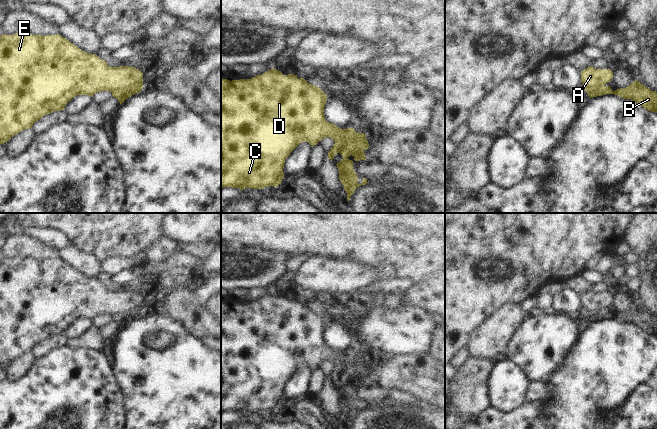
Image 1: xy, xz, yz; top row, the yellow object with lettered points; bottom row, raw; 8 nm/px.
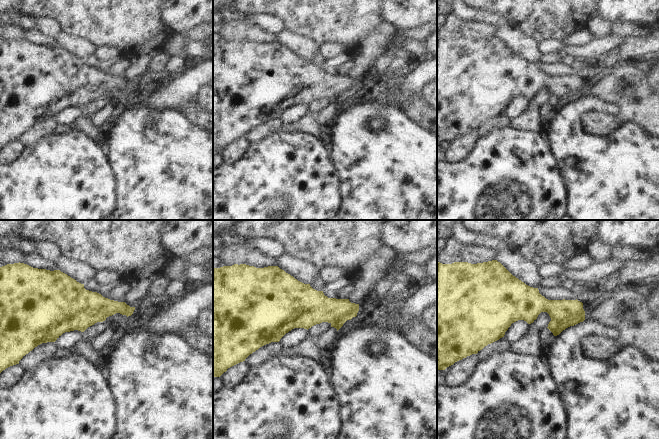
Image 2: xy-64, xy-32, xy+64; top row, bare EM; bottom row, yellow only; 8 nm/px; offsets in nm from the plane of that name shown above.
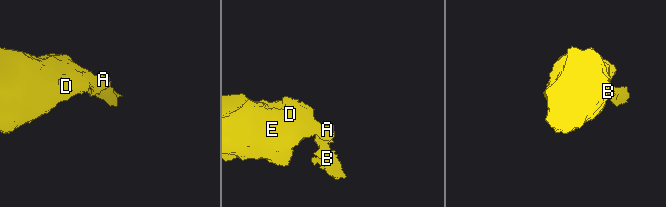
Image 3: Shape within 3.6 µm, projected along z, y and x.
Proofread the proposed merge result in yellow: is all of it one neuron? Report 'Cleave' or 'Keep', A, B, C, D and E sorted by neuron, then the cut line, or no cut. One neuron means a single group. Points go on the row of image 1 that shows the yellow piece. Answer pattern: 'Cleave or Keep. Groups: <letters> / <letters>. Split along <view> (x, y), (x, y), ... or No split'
Cleave. Groups: A C D E / B. Split along xy (142, 86), (119, 89), (112, 93)

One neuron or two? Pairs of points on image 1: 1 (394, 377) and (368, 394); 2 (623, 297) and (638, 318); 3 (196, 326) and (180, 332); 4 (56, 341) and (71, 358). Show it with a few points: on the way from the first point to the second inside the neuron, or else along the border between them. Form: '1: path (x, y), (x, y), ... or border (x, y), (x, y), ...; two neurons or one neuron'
1: border (370, 383), (387, 390); two neurons
2: path (624, 302), (633, 313); one neuron
3: border (167, 316), (177, 320), (204, 345); two neurons
4: border (65, 345), (48, 351), (40, 358); two neurons

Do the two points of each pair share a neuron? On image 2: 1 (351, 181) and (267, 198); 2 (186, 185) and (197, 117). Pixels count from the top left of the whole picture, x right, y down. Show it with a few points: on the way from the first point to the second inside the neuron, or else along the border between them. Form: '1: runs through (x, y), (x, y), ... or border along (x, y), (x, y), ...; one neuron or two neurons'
1: border along (330, 162), (338, 181), (338, 208); two neurons
2: border along (183, 115), (202, 128); two neurons

